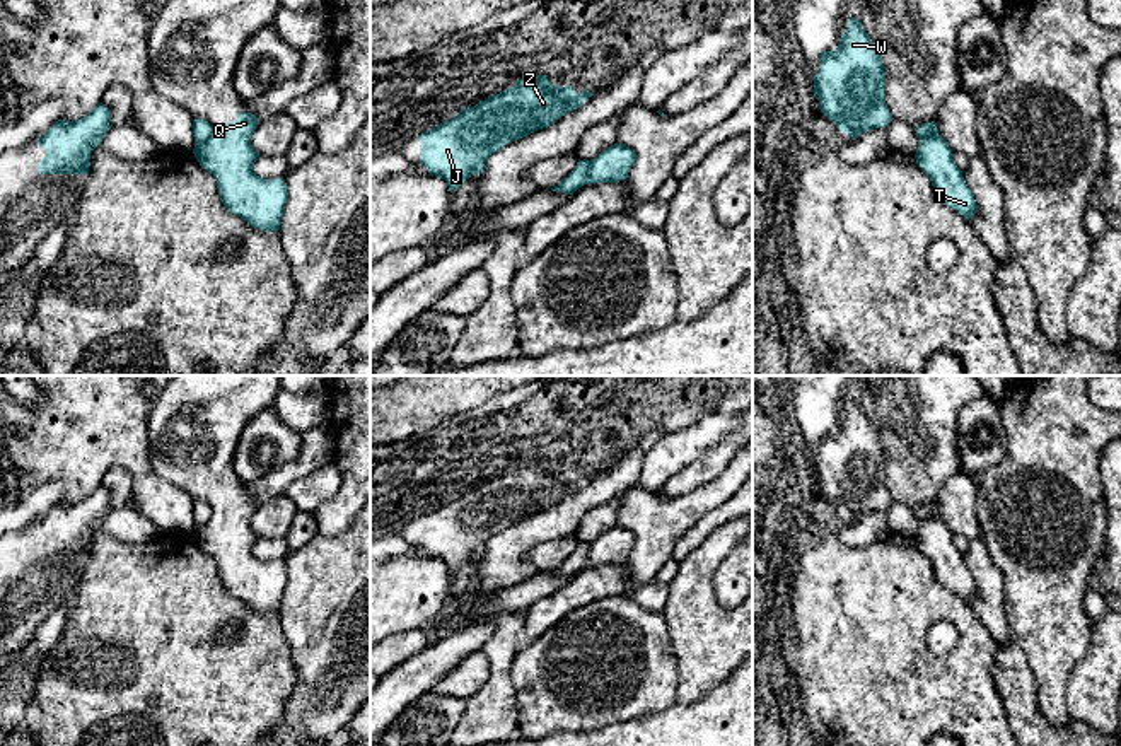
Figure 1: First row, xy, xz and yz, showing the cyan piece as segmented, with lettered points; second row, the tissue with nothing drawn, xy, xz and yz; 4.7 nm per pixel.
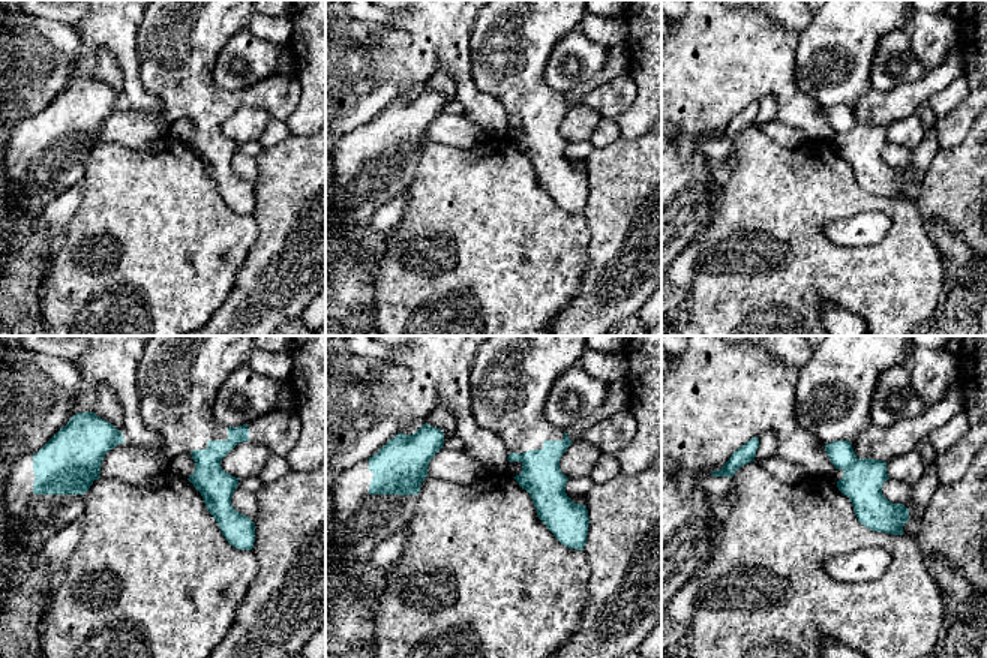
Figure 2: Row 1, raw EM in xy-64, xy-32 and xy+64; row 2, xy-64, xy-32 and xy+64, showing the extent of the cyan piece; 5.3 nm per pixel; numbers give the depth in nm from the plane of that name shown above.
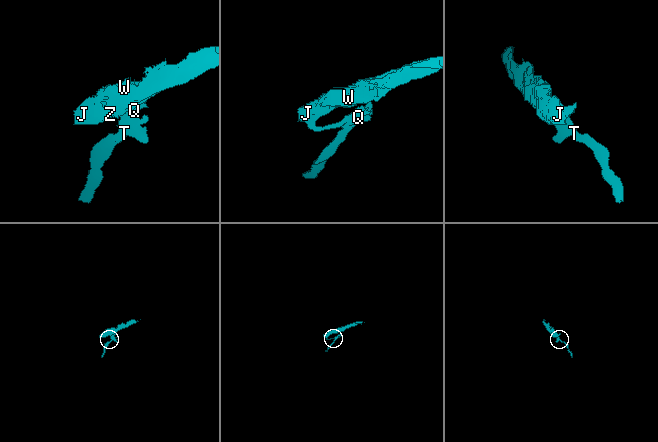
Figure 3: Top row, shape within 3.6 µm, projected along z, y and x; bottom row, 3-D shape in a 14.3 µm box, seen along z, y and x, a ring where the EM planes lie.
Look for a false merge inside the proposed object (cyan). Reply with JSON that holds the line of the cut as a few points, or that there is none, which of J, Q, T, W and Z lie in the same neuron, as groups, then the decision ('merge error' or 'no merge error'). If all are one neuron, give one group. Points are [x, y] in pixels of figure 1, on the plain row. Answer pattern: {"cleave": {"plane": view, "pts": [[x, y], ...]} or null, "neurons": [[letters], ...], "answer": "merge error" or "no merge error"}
{"cleave": {"plane": "xy", "pts": [[214, 509], [197, 528]]}, "neurons": [["J", "W", "Z"], ["Q", "T"]], "answer": "merge error"}

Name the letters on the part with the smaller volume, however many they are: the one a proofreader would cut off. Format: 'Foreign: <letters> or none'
Foreign: Q, T

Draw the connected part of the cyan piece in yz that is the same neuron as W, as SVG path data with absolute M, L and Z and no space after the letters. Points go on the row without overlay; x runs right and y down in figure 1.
M851 399L838 430L819 435L819 451L814 458L814 478L819 483L819 492L841 516L848 516L855 522L867 512L886 510L892 502L884 483L884 469L886 454L880 435L860 403Z

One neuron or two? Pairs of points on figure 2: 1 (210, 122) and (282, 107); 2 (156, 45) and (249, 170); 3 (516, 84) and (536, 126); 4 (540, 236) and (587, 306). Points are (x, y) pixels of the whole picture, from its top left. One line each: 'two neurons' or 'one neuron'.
1: one neuron
2: one neuron
3: one neuron
4: two neurons

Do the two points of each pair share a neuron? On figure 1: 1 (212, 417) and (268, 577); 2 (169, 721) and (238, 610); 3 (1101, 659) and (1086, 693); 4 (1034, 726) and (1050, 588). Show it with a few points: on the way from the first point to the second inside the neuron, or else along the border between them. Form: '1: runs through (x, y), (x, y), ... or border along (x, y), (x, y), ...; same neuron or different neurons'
1: runs through (220, 458), (220, 487), (231, 501), (231, 542); same neuron
2: runs through (169, 690), (169, 668), (207, 630); same neuron
3: runs through (1101, 668), (1094, 685); same neuron
4: border along (1028, 663), (1039, 711), (1053, 724), (1067, 726); different neurons

